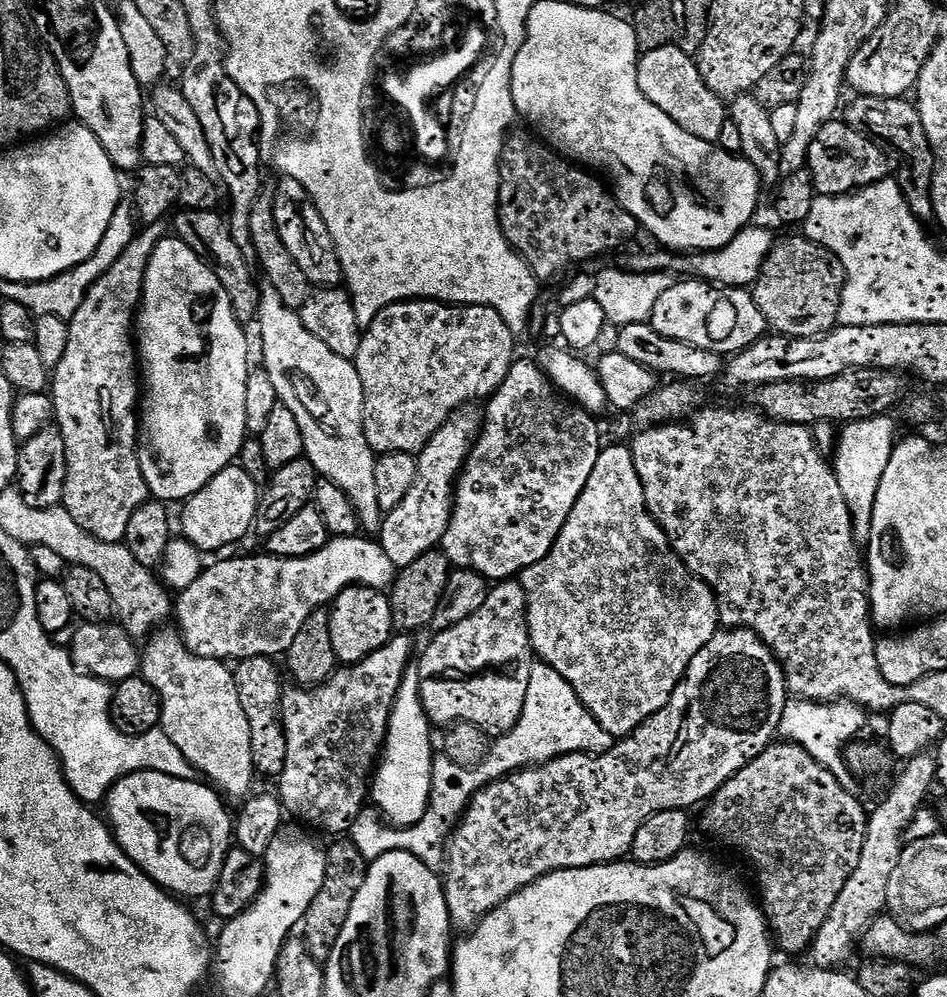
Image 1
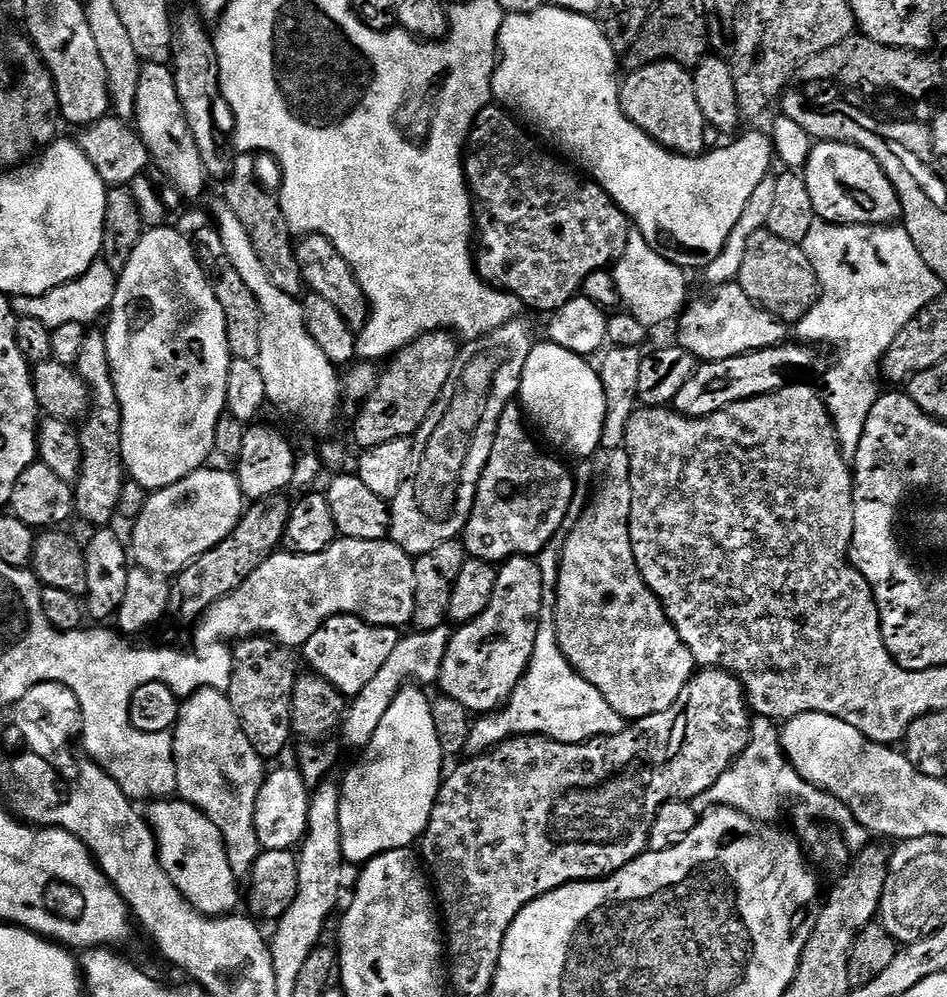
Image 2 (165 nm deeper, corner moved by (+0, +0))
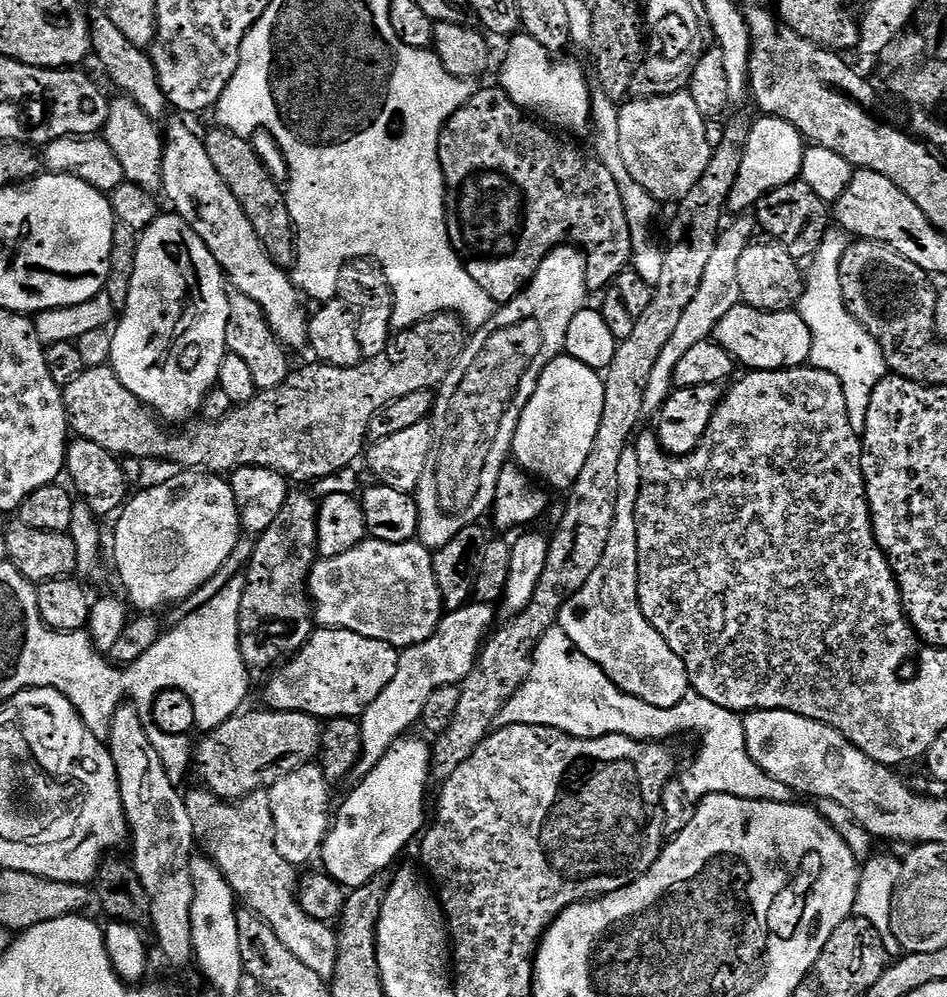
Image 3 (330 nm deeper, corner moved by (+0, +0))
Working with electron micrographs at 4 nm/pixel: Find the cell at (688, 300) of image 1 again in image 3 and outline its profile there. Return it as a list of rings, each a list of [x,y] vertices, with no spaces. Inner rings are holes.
[[[741,302],[730,310],[714,333],[717,343],[732,356],[741,367],[751,371],[776,371],[780,368],[803,367],[812,355],[812,334],[799,311],[758,311]]]

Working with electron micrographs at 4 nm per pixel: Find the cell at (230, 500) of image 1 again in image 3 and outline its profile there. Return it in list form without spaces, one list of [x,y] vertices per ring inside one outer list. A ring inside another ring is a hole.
[[[184,470],[181,471],[179,473],[181,476],[172,476],[169,478],[169,480],[164,480],[161,482],[161,484],[156,484],[153,486],[153,488],[148,488],[145,487],[143,490],[140,491],[144,491],[145,492],[140,492],[135,495],[133,495],[131,497],[131,499],[129,499],[127,501],[127,503],[125,503],[124,507],[120,509],[118,515],[115,517],[116,520],[116,533],[113,534],[112,536],[112,556],[114,559],[116,559],[116,572],[118,575],[120,575],[120,580],[122,583],[124,583],[124,588],[126,591],[128,591],[128,596],[127,599],[131,602],[130,599],[132,599],[133,604],[141,609],[138,609],[141,613],[144,614],[152,614],[155,613],[158,609],[155,608],[164,608],[167,606],[167,604],[176,604],[178,603],[178,605],[181,602],[186,601],[190,596],[194,595],[196,591],[199,590],[199,588],[206,583],[208,580],[214,578],[214,574],[218,573],[219,567],[222,566],[222,564],[224,562],[226,562],[226,560],[228,558],[230,558],[230,554],[231,551],[234,550],[234,546],[236,543],[239,542],[240,538],[242,537],[242,529],[240,526],[240,511],[238,510],[238,506],[236,505],[236,499],[234,498],[234,490],[232,489],[231,483],[229,483],[229,481],[227,479],[225,479],[225,477],[223,475],[220,474],[205,474],[199,470]]]

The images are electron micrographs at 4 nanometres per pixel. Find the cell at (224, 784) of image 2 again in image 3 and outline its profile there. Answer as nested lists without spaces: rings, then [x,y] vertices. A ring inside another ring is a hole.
[[[199,790],[200,792],[187,793],[184,796],[186,811],[190,814],[190,822],[194,822],[194,834],[197,845],[205,848],[207,859],[213,860],[222,870],[226,882],[237,897],[242,901],[243,907],[256,916],[260,916],[278,934],[278,938],[285,946],[300,959],[305,966],[310,966],[314,974],[318,974],[323,980],[331,981],[336,975],[336,963],[338,962],[338,942],[335,931],[327,923],[316,921],[302,910],[298,895],[298,872],[282,854],[276,845],[274,830],[272,829],[272,811],[270,810],[270,798],[267,791],[256,792],[252,796],[235,802],[225,802],[213,792]]]

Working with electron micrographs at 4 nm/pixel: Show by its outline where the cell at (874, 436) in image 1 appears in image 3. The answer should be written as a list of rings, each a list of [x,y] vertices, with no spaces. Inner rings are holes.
[[[830,230],[825,234],[824,241],[818,246],[815,256],[811,257],[812,269],[807,269],[806,287],[804,293],[800,295],[798,311],[812,334],[811,367],[826,370],[840,379],[842,390],[846,394],[850,426],[854,426],[854,432],[862,436],[866,430],[870,398],[878,382],[884,379],[888,372],[888,364],[884,360],[878,342],[853,318],[844,304],[840,263],[849,243],[849,237],[843,231]]]

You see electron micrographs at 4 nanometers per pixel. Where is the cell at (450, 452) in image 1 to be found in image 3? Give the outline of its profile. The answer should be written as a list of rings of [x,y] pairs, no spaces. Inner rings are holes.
[[[561,246],[542,258],[542,266],[538,266],[534,278],[519,296],[497,307],[494,318],[471,333],[454,370],[450,370],[434,396],[430,417],[432,453],[414,493],[420,515],[418,540],[425,548],[435,550],[446,546],[446,542],[462,534],[462,530],[471,524],[480,524],[483,516],[485,519],[491,513],[498,478],[505,464],[509,463],[522,412],[530,402],[543,370],[564,352],[566,330],[570,330],[574,314],[589,303],[588,295],[588,260],[579,248]]]

